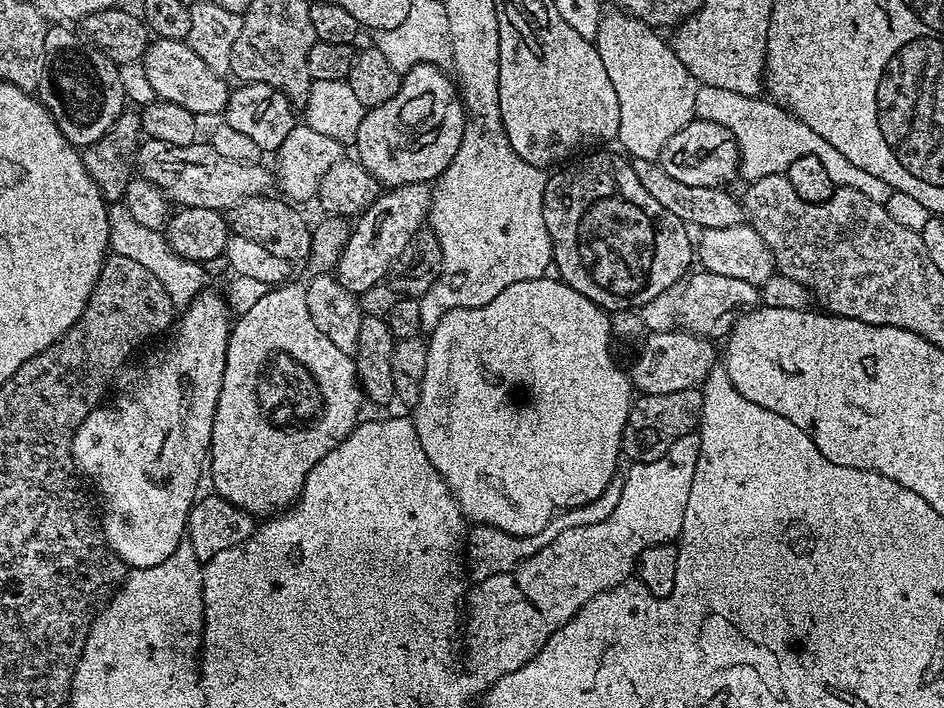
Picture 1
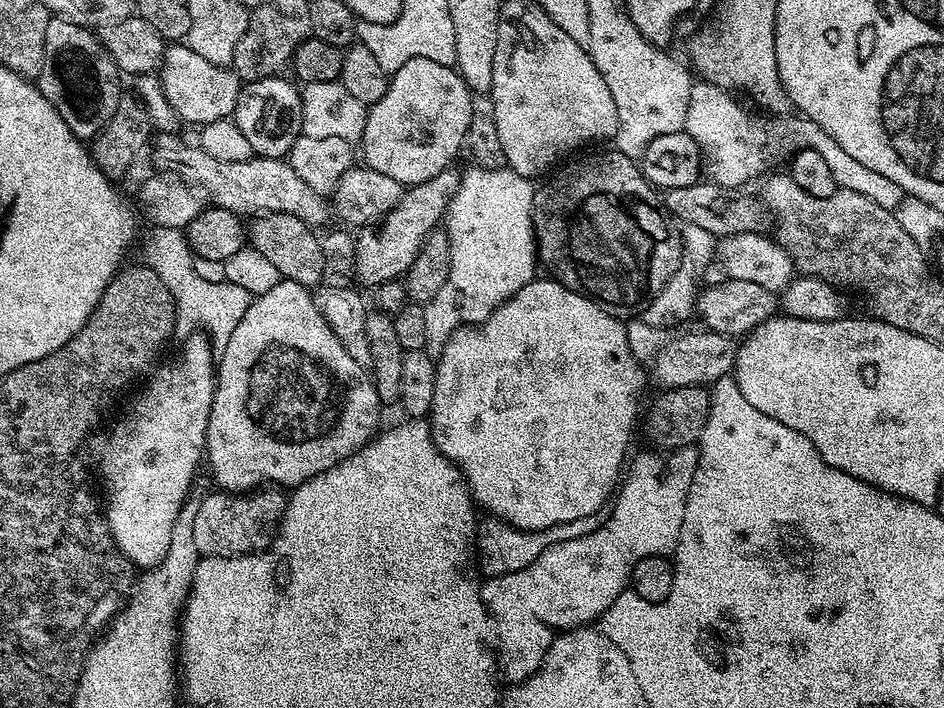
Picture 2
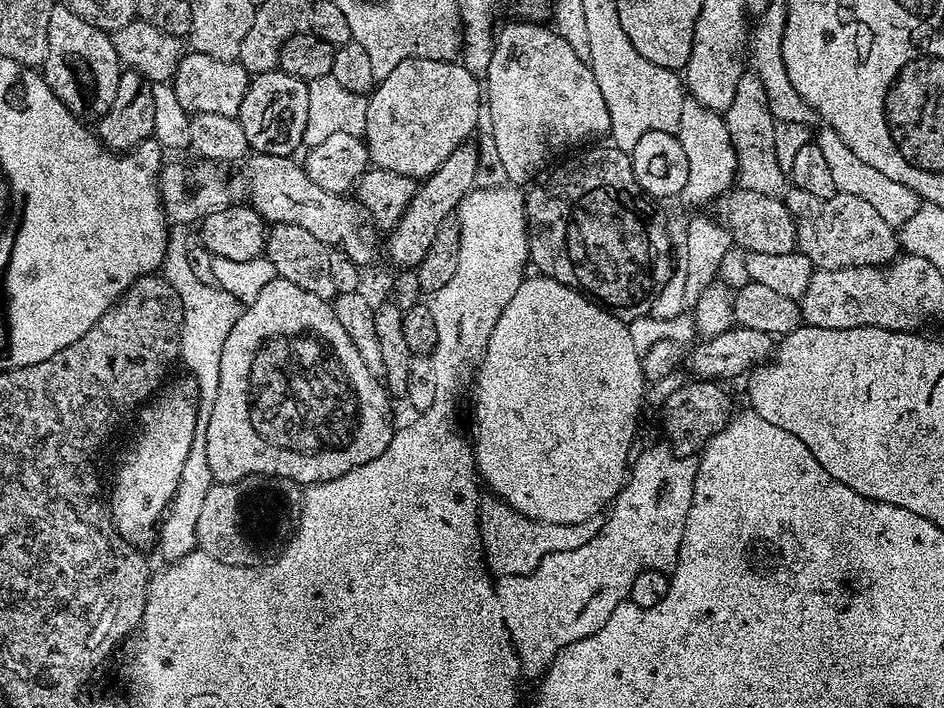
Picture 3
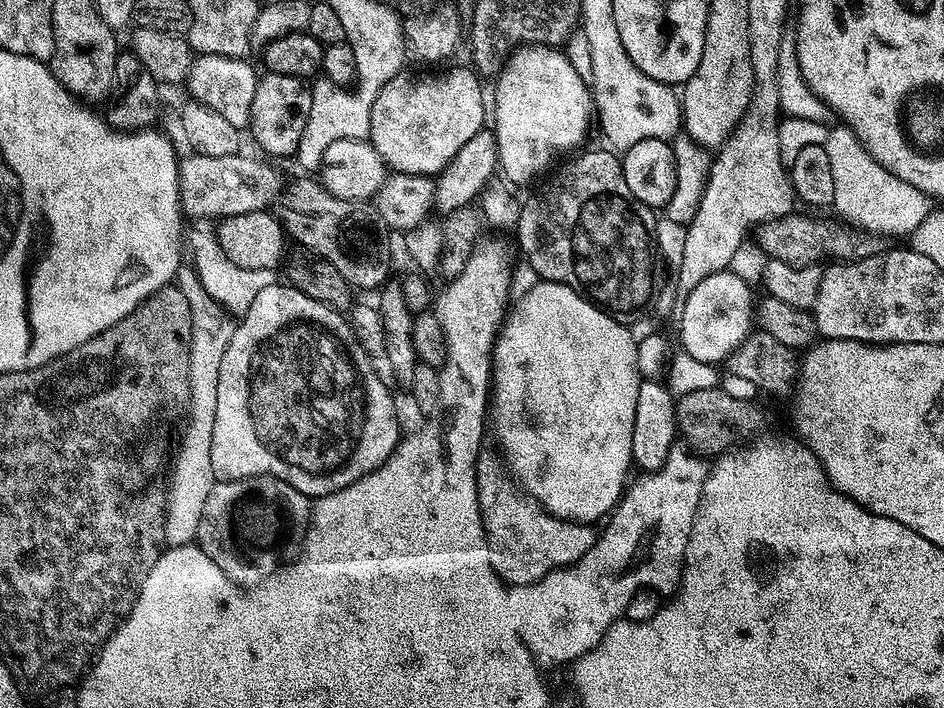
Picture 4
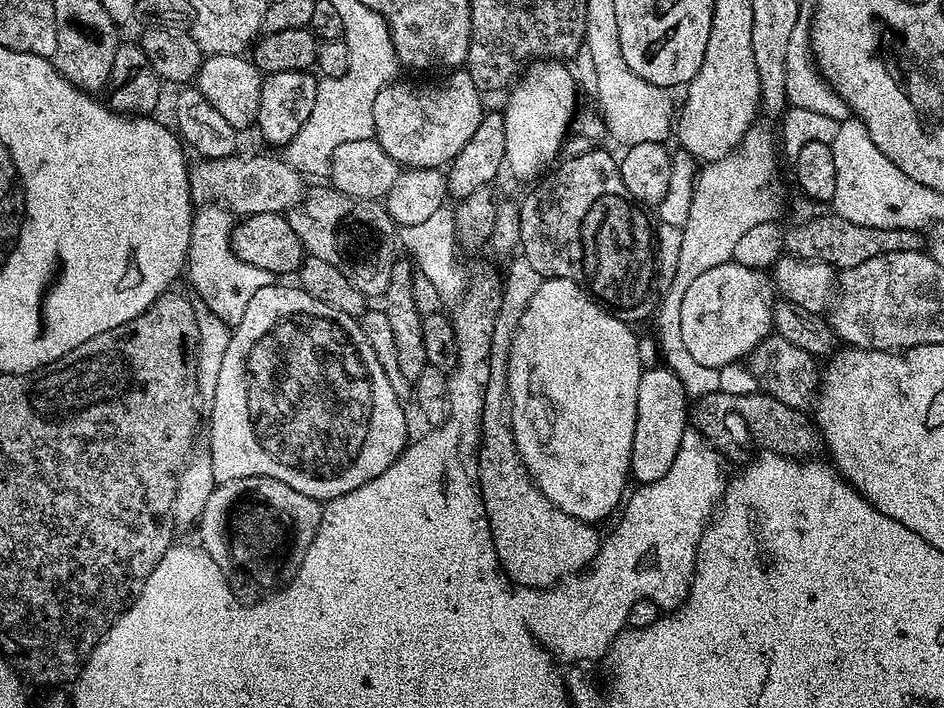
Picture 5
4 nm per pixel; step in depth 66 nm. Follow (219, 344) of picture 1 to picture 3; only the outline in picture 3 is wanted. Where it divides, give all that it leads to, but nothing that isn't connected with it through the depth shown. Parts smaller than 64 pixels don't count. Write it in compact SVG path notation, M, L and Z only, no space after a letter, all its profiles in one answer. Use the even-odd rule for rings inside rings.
M182 374L182 376L178 377L177 380L175 380L175 378L169 379L167 383L161 387L160 391L157 392L155 396L151 397L151 399L149 399L147 403L145 403L143 407L139 409L138 417L140 416L140 433L137 434L136 441L134 441L132 444L132 449L125 454L124 461L121 462L120 469L118 469L116 472L116 485L114 485L112 488L112 500L110 496L112 525L116 527L116 533L119 534L123 540L130 542L138 549L147 549L147 544L155 538L156 523L158 523L159 520L161 523L162 517L165 515L165 513L167 513L168 505L172 503L174 494L178 490L178 478L182 478L182 466L186 462L186 457L190 454L190 446L194 442L195 423L198 422L198 408L199 391L196 389L196 383L190 375Z

